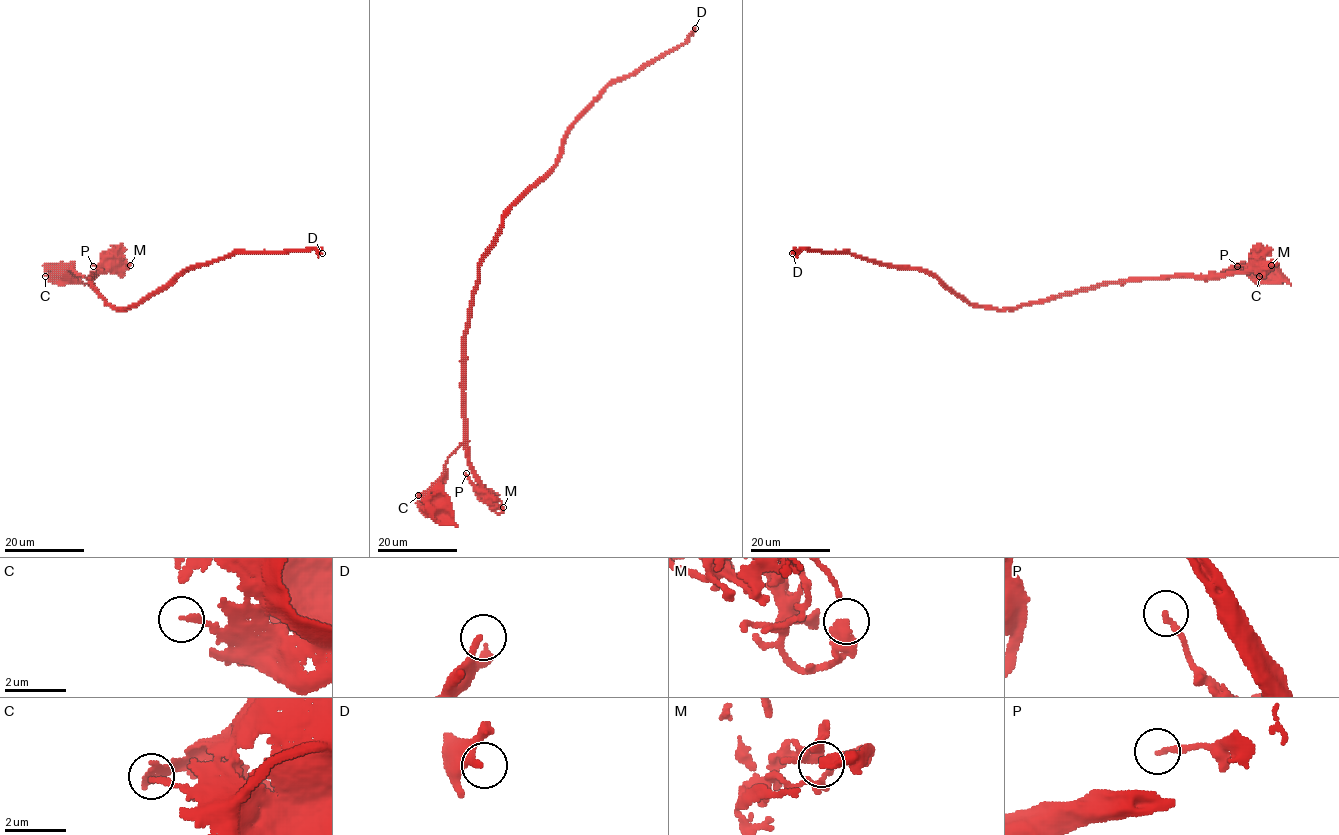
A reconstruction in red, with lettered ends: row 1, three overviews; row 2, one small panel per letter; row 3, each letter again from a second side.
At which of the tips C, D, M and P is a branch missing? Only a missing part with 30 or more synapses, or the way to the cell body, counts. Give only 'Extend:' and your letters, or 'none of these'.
Extend: none of these

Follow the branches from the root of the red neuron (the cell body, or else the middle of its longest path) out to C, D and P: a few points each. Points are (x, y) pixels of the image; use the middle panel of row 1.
C: (435, 508), (428, 498), (418, 495)
D: (435, 508), (465, 438), (464, 333), (502, 217), (609, 86), (695, 28)
P: (435, 508), (445, 462), (462, 443), (468, 465), (480, 486), (476, 486), (466, 473)

